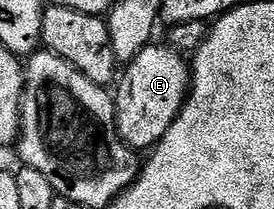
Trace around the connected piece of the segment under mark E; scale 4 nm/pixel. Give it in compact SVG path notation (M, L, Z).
M156 46L144 47L127 63L114 91L116 128L120 139L137 153L144 153L155 147L166 129L174 125L184 100L188 97L190 86L189 60L173 47Z

